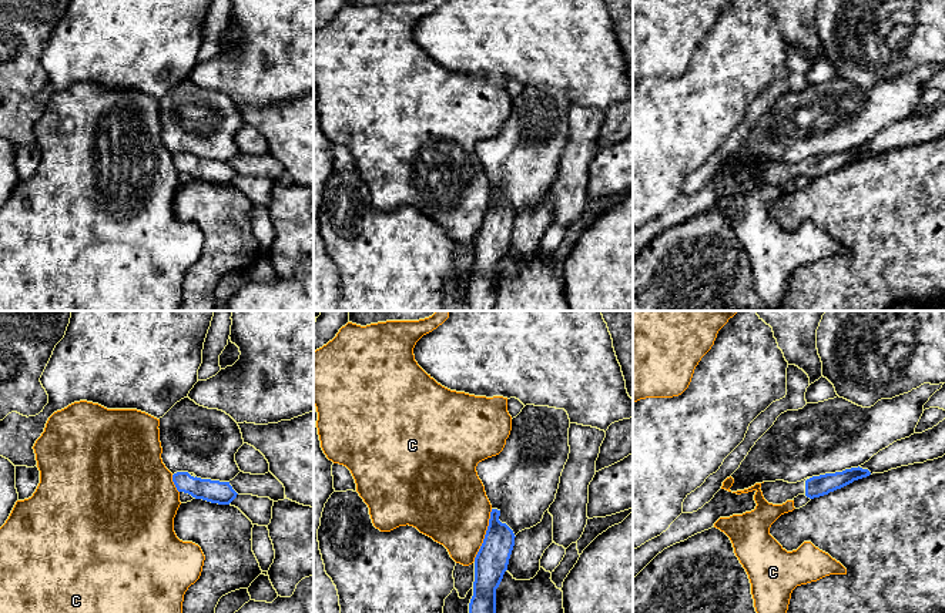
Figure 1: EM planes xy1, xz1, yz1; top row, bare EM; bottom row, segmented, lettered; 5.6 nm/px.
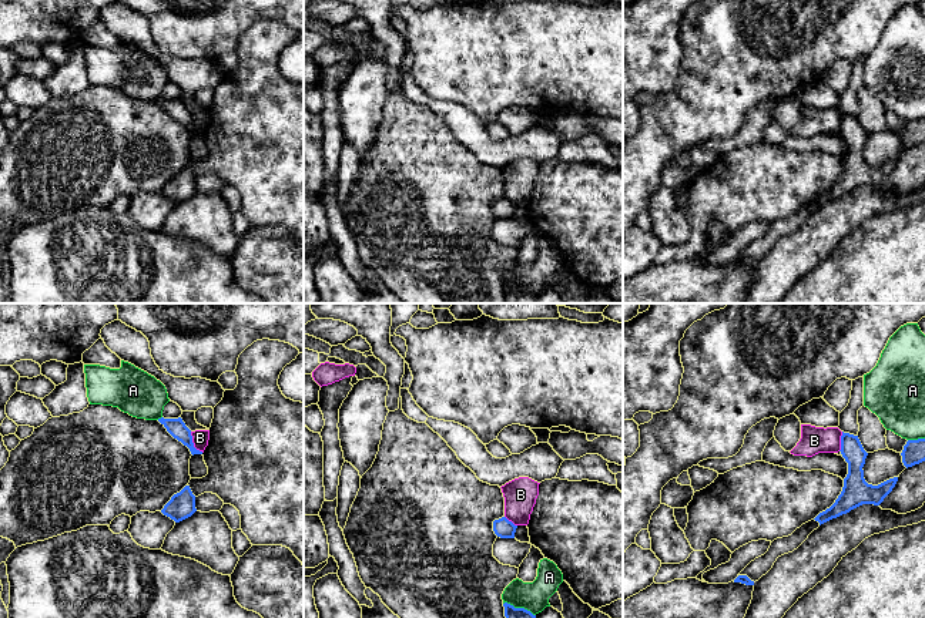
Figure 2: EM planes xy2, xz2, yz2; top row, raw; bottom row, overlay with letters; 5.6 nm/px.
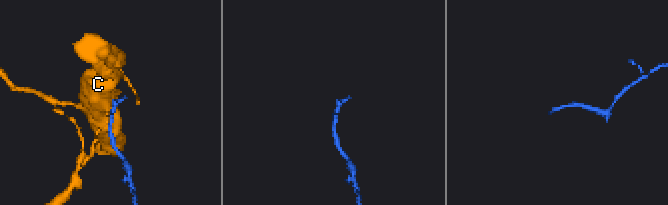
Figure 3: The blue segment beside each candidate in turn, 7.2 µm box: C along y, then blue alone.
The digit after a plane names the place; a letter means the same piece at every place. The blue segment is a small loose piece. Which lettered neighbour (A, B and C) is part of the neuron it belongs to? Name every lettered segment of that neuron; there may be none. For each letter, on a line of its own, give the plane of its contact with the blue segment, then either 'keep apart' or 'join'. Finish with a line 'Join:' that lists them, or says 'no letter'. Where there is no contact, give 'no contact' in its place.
A: contact in yz2; keep apart
B: contact in xy2; keep apart
C: contact in xz1; keep apart
Join: no letter

